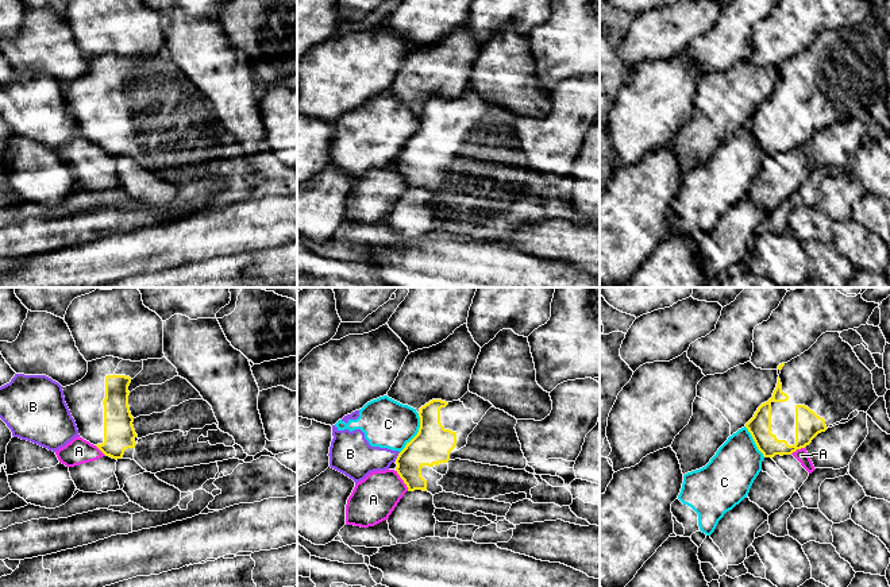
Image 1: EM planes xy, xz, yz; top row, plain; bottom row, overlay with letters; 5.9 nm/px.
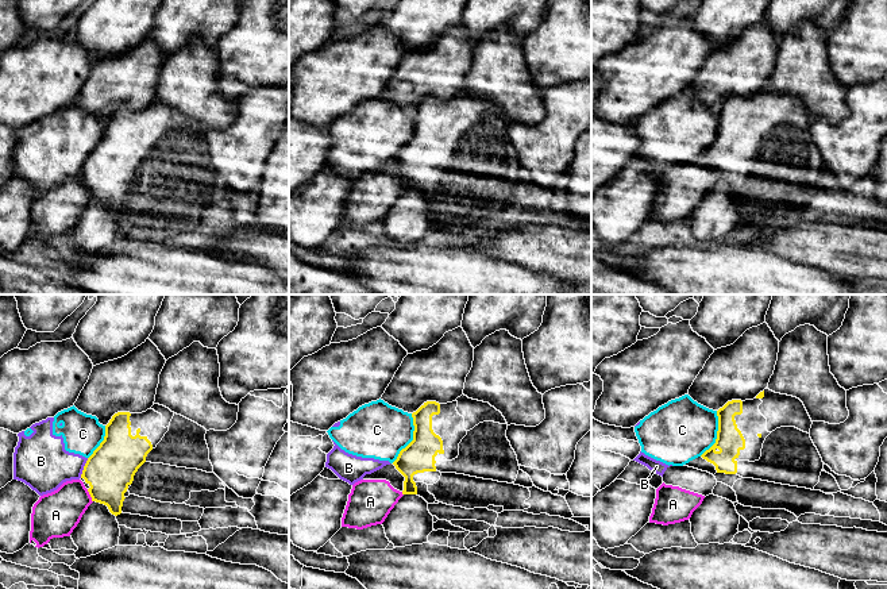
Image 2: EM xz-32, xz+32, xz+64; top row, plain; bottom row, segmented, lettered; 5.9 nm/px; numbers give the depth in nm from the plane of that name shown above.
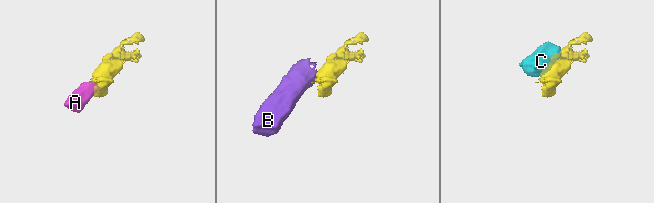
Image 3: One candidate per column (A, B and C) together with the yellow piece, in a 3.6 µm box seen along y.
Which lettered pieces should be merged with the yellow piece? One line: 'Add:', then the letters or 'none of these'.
Add: none of these

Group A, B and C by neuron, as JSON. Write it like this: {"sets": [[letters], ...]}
{"sets": [["A"], ["B", "C"]]}

